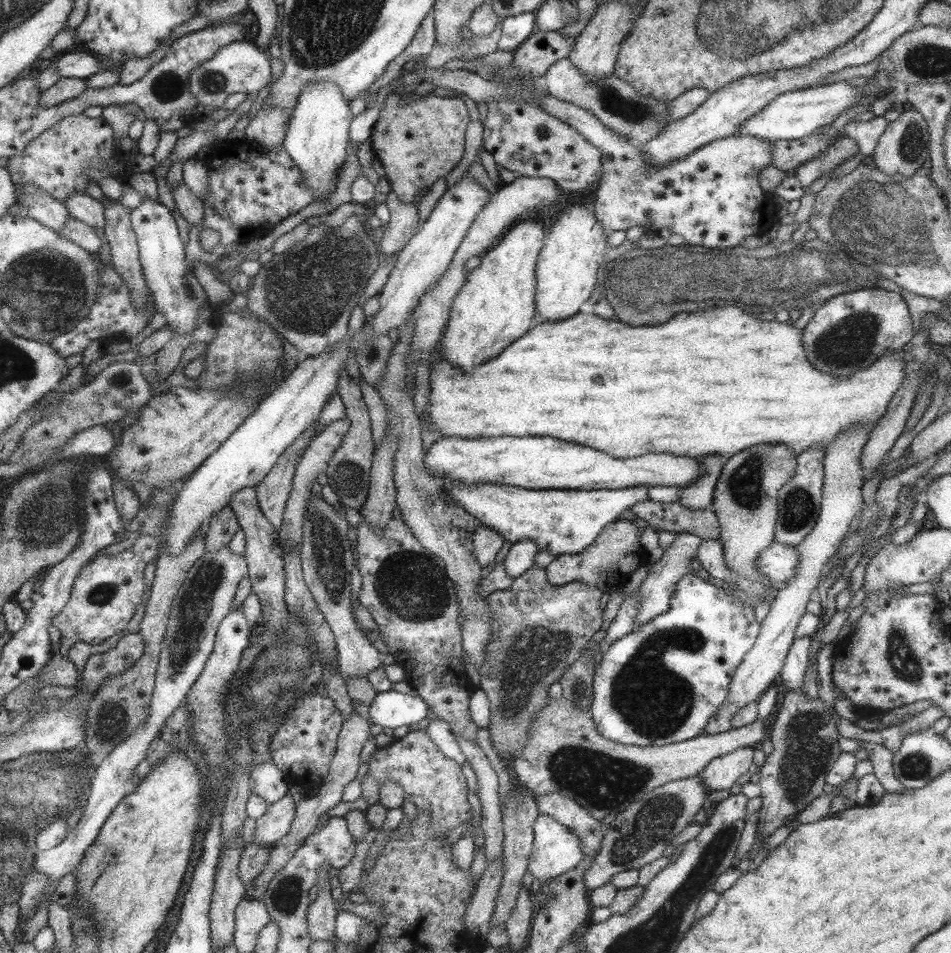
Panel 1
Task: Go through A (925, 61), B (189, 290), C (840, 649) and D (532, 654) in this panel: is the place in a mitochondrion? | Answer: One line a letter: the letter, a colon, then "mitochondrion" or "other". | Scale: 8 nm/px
A: mitochondrion
B: mitochondrion
C: other
D: mitochondrion

